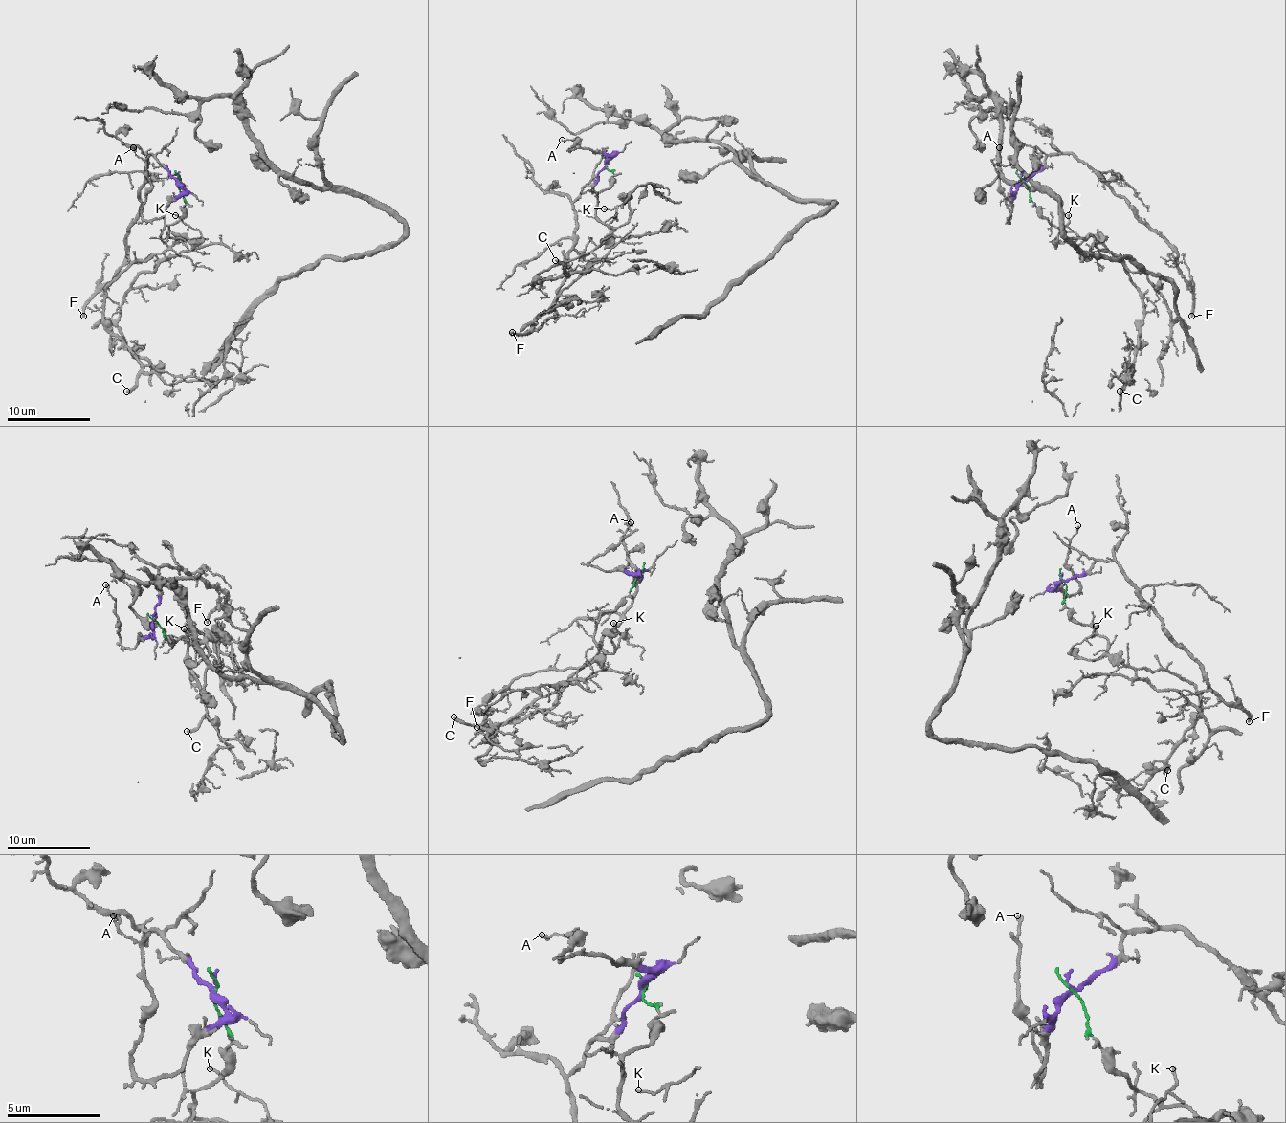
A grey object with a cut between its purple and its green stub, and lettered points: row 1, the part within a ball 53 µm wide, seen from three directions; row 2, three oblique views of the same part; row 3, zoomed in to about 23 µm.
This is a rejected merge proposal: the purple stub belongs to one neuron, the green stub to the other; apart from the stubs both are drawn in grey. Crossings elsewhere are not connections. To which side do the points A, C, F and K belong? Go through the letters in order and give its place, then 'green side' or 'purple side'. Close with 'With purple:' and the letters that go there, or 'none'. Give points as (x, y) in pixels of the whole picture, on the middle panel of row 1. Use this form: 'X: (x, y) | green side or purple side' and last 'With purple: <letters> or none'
A: (562, 140) | purple side
C: (555, 260) | green side
F: (512, 332) | purple side
K: (604, 209) | green side
With purple: A, F

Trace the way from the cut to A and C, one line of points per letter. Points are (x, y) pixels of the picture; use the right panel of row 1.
A: (1023, 180), (1007, 221), (1010, 210), (1001, 180), (998, 148)
C: (1023, 180), (1054, 228), (1094, 235), (1138, 288), (1143, 323), (1129, 381), (1119, 391)

